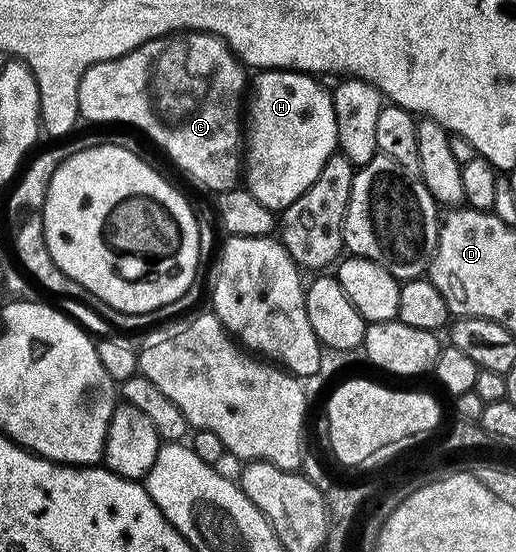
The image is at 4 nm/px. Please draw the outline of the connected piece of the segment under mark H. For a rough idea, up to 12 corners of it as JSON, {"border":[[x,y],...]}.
{"border":[[264,69],[246,103],[246,190],[279,213],[337,154],[329,88]]}

